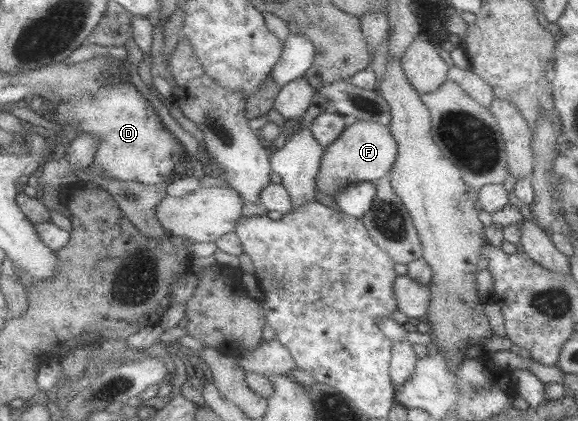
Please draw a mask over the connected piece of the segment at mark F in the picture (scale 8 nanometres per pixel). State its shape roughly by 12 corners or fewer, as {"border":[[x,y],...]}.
{"border":[[382,124],[349,125],[325,148],[316,188],[336,197],[385,178],[398,144]]}

